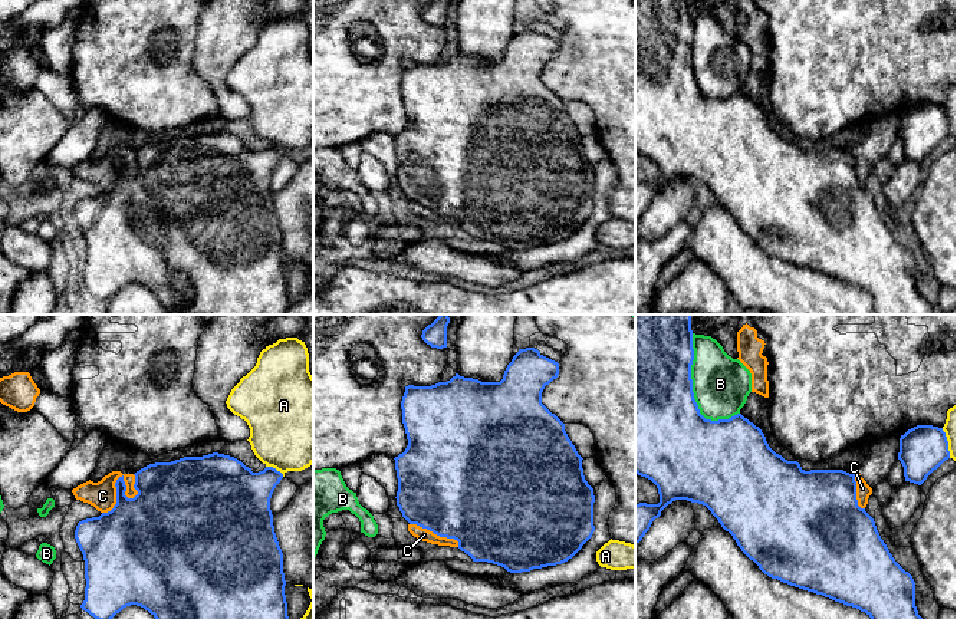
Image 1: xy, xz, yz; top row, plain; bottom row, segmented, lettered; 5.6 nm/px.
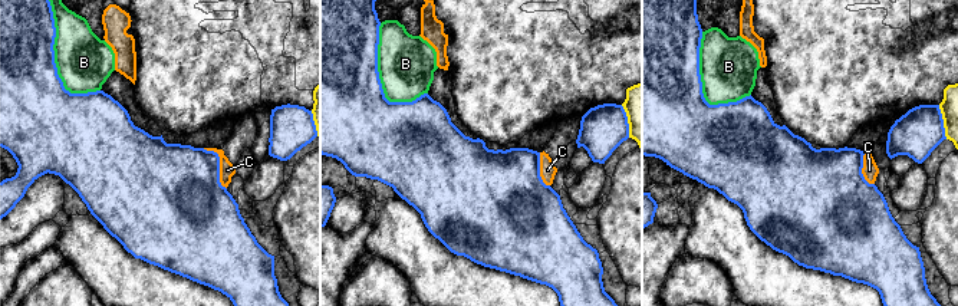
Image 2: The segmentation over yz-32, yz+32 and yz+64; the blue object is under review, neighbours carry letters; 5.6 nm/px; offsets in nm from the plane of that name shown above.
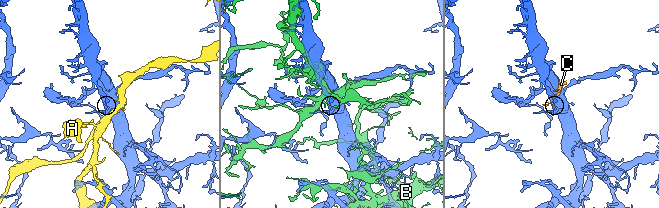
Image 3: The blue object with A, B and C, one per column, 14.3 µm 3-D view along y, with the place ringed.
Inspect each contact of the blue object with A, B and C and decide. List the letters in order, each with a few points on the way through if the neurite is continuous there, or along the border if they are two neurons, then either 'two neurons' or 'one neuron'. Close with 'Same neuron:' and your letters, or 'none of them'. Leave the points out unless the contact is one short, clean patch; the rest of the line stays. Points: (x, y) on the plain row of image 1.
A: two neurons
B: two neurons
C: one neuron
Same neuron: C

